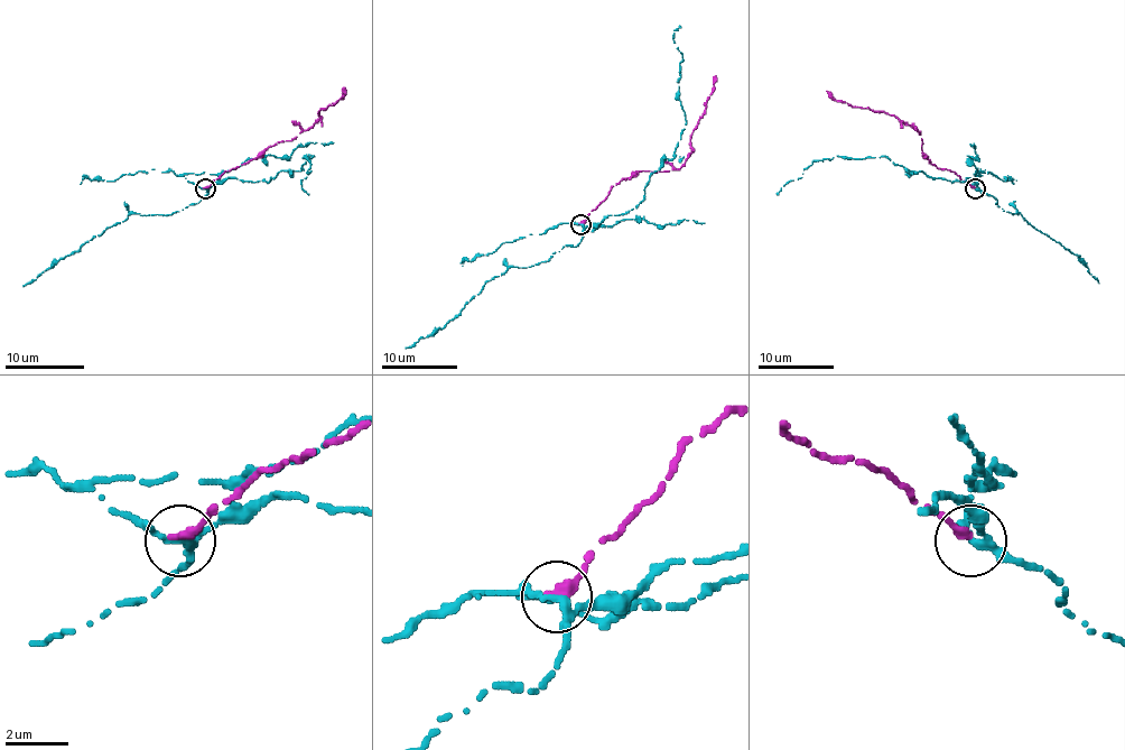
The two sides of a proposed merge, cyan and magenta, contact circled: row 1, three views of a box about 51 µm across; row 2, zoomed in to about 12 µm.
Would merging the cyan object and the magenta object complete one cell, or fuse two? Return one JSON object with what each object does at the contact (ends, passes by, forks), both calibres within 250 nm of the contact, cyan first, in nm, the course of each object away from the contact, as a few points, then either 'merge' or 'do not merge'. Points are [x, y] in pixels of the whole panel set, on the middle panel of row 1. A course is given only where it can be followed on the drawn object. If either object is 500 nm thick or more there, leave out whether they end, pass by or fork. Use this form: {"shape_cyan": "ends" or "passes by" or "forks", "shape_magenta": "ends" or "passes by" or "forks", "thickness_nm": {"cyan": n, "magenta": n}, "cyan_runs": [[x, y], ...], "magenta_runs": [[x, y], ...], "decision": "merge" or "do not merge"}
{"shape_cyan": "forks", "shape_magenta": "ends", "thickness_nm": {"cyan": 200, "magenta": 360}, "cyan_runs": [[582, 224], [598, 224], [637, 207], [648, 181], [670, 159], [686, 114], [675, 35], [680, 25]], "magenta_runs": [[582, 224], [623, 178], [644, 172], [665, 172], [682, 165], [691, 150], [689, 142], [716, 76]], "decision": "do not merge"}

